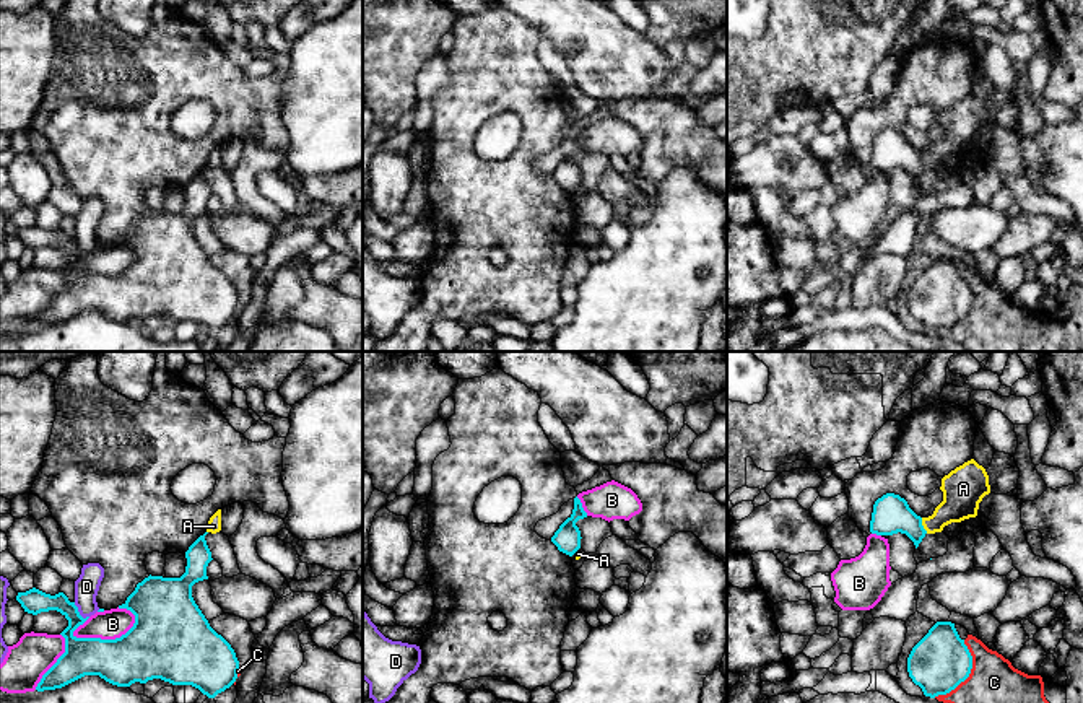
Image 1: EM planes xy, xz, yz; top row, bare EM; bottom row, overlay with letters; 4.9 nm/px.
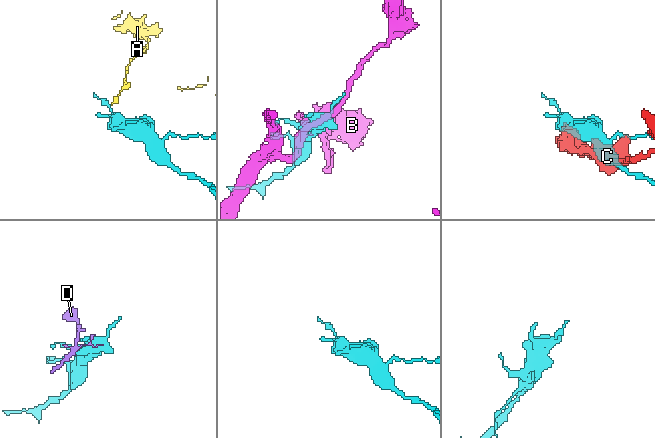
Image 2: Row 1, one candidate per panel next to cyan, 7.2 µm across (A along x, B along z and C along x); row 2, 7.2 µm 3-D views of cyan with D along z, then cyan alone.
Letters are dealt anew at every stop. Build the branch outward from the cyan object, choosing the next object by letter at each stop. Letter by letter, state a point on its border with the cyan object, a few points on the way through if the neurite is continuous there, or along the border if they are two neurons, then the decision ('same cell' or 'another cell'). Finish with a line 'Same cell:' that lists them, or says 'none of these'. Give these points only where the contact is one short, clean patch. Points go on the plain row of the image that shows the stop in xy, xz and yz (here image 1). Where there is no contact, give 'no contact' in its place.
A: meets cyan in yz at (922, 161); border along yz (921, 153), (921, 160), (927, 168); another cell
B: meets cyan in xy at (106, 275); another cell
C: meets cyan in yz at (968, 311); another cell
D: meets cyan in xy at (78, 248); border along xy (73, 238), (77, 246), (88, 253); another cell
Same cell: none of these

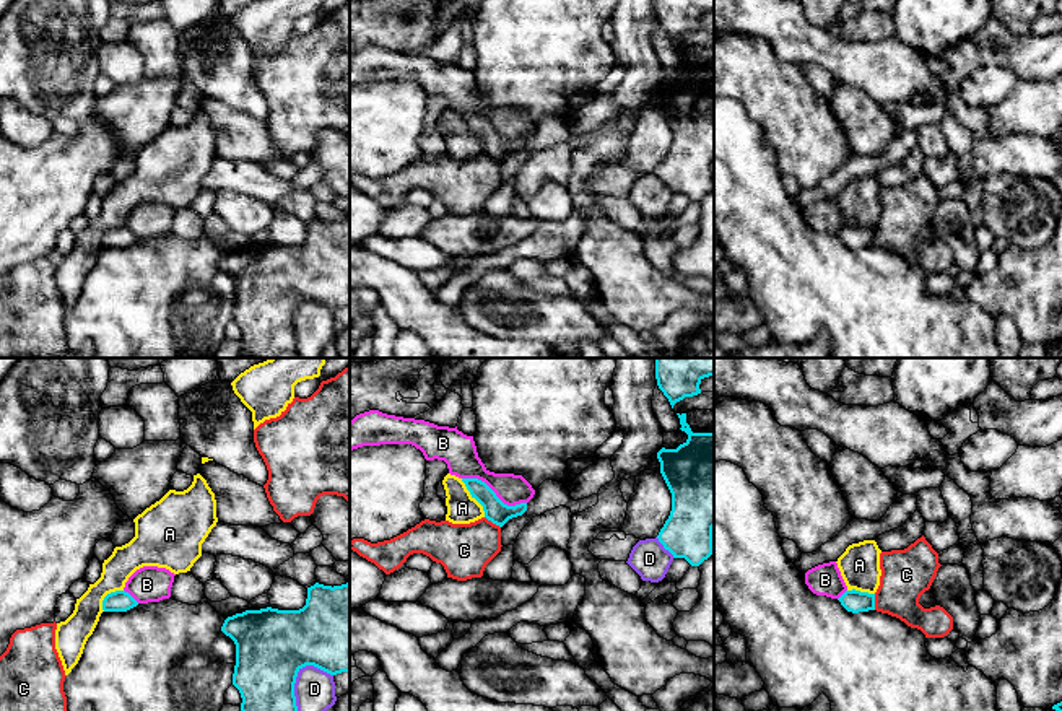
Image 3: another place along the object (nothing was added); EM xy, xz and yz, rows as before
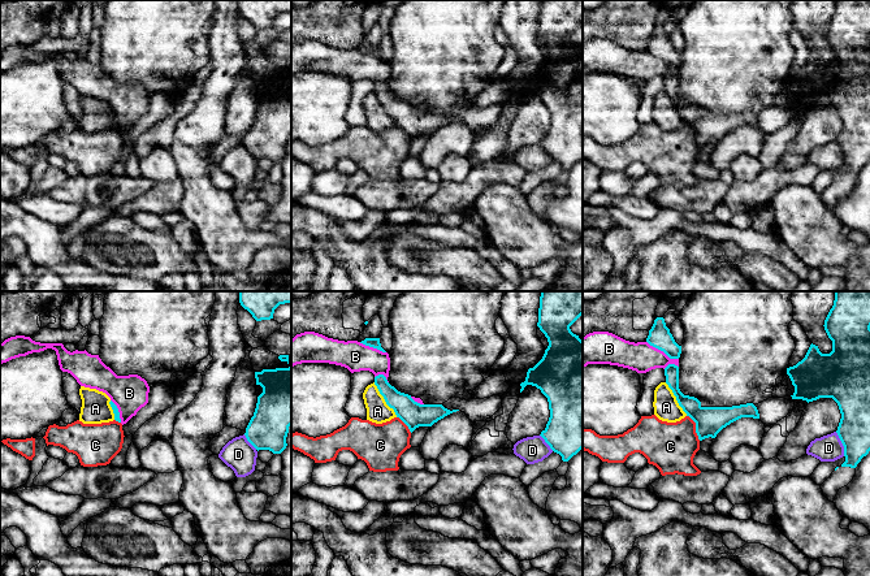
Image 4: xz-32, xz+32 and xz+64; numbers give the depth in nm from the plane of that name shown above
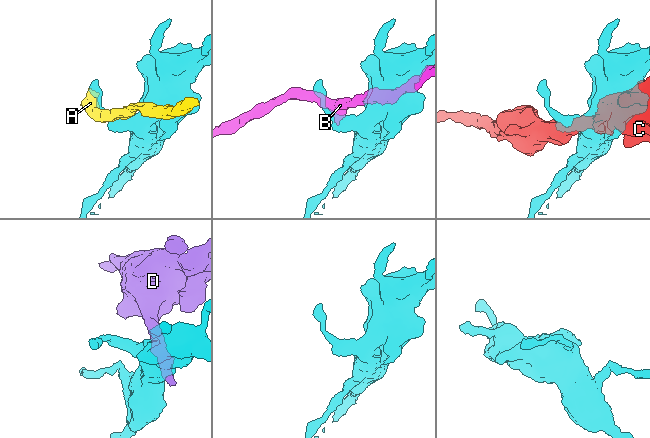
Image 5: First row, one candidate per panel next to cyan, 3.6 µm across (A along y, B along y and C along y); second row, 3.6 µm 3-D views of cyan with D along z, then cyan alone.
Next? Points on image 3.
A: meets cyan in xz at (474, 132); border along xz (461, 114), (482, 142), (485, 152); another cell
B: meets cyan in xz at (495, 129); another cell
C: meets cyan in xz at (493, 158); border along xz (485, 152), (500, 163); another cell
D: meets cyan in xy at (293, 326); another cell
Same cell: none of these

